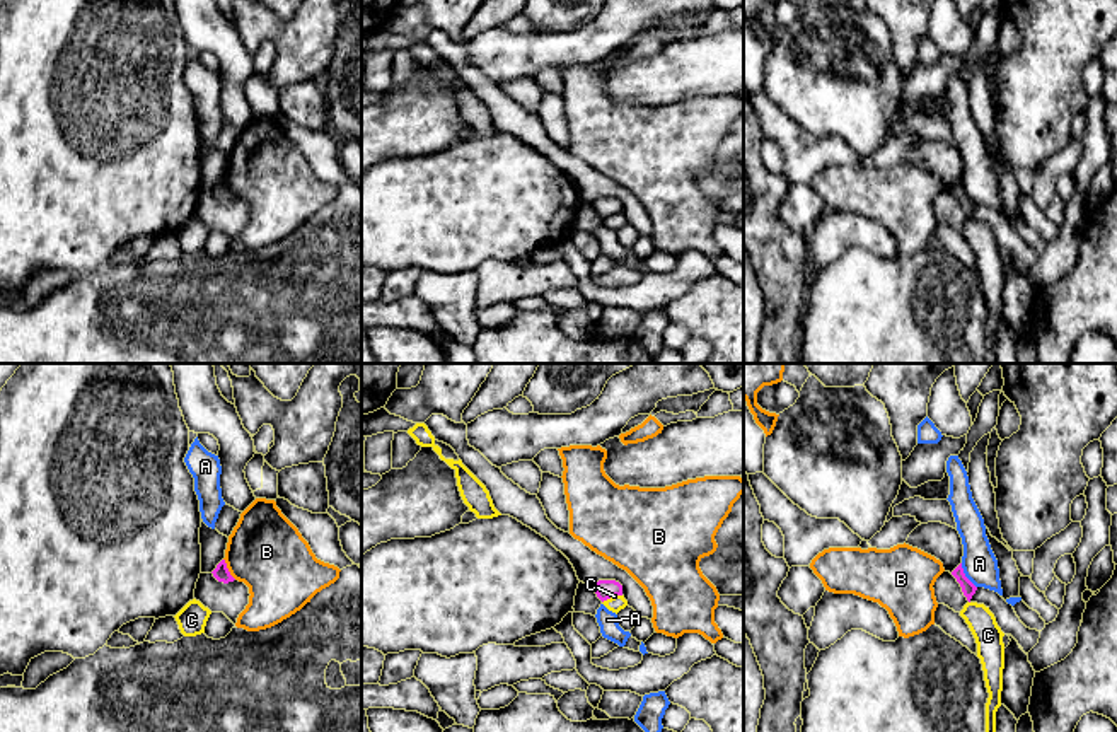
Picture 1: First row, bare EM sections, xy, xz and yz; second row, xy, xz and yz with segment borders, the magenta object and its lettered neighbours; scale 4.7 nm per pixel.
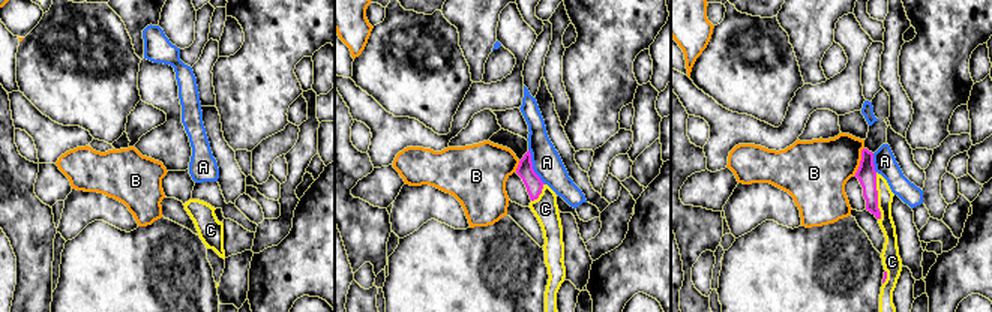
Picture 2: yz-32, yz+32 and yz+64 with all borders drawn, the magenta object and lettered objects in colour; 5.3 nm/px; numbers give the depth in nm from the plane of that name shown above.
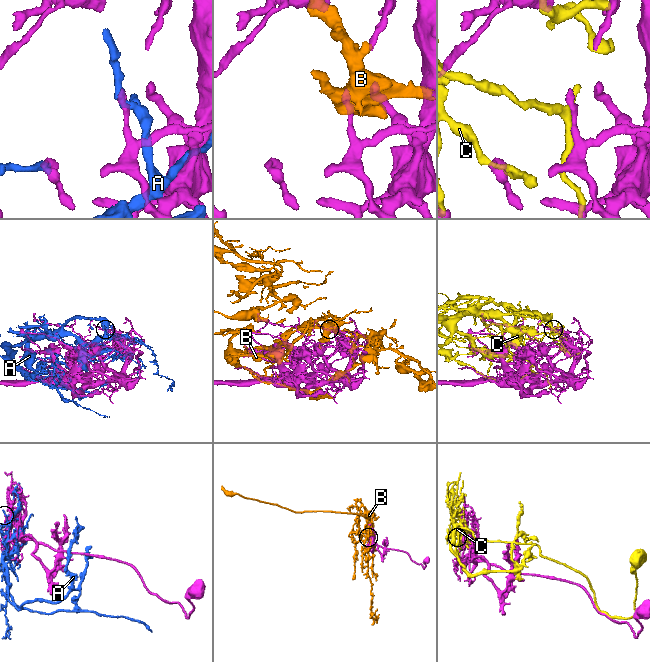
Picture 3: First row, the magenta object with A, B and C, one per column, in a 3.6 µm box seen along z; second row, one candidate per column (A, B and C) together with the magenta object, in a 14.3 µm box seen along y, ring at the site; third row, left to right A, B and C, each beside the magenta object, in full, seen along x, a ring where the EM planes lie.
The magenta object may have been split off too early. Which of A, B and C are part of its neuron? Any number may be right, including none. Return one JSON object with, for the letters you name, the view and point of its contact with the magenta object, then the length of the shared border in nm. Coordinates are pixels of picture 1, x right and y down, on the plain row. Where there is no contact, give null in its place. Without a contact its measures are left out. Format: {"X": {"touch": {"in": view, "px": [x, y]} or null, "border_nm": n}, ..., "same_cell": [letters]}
{"same_cell": []}

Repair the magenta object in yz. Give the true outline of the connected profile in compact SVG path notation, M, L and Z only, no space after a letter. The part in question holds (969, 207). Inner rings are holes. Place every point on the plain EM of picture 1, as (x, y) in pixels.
M962 181L952 191L943 189L936 196L933 206L936 220L948 224L955 230L960 230L977 208L977 205L965 195Z

